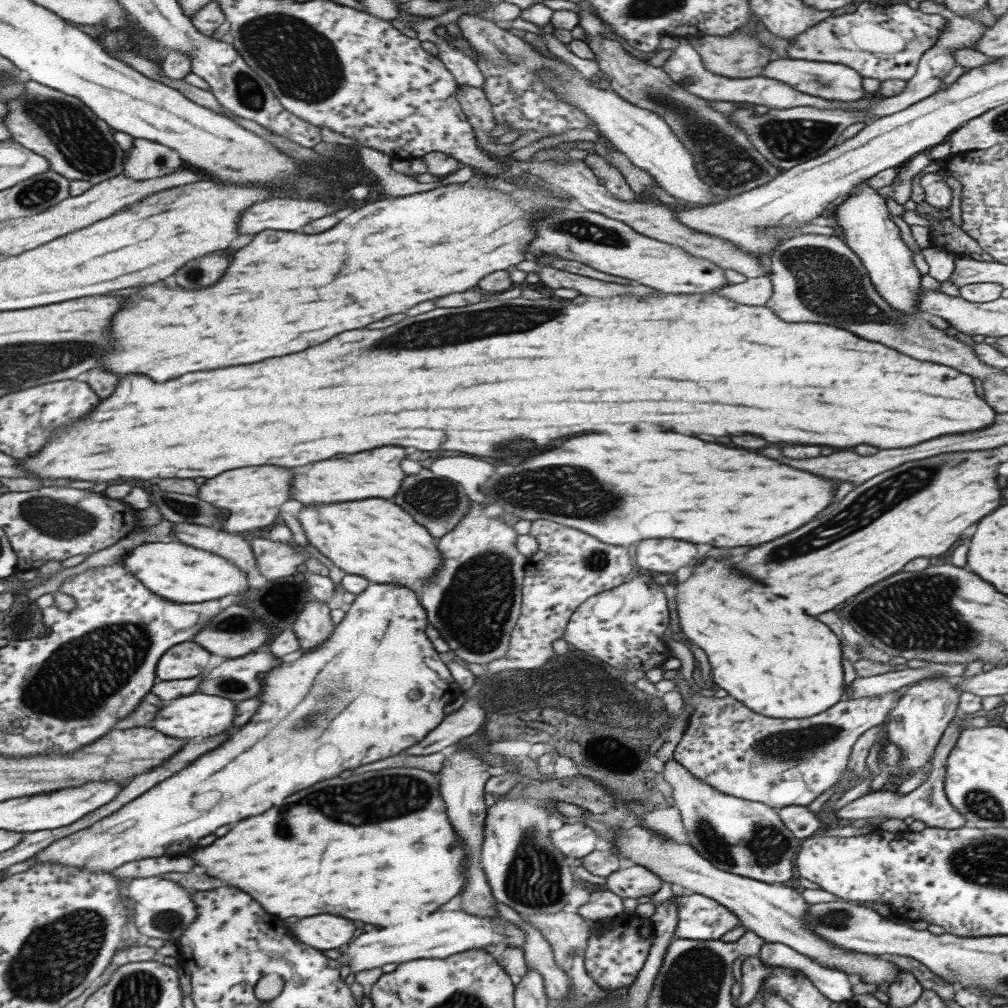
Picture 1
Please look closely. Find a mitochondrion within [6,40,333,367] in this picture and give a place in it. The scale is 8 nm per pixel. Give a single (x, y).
(79, 140)

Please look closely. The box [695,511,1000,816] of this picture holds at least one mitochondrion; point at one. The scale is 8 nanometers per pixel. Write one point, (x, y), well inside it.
(911, 614)

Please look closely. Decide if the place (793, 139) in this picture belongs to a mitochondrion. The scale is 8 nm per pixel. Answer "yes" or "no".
yes

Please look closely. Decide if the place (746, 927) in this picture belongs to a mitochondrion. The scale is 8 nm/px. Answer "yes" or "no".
no

